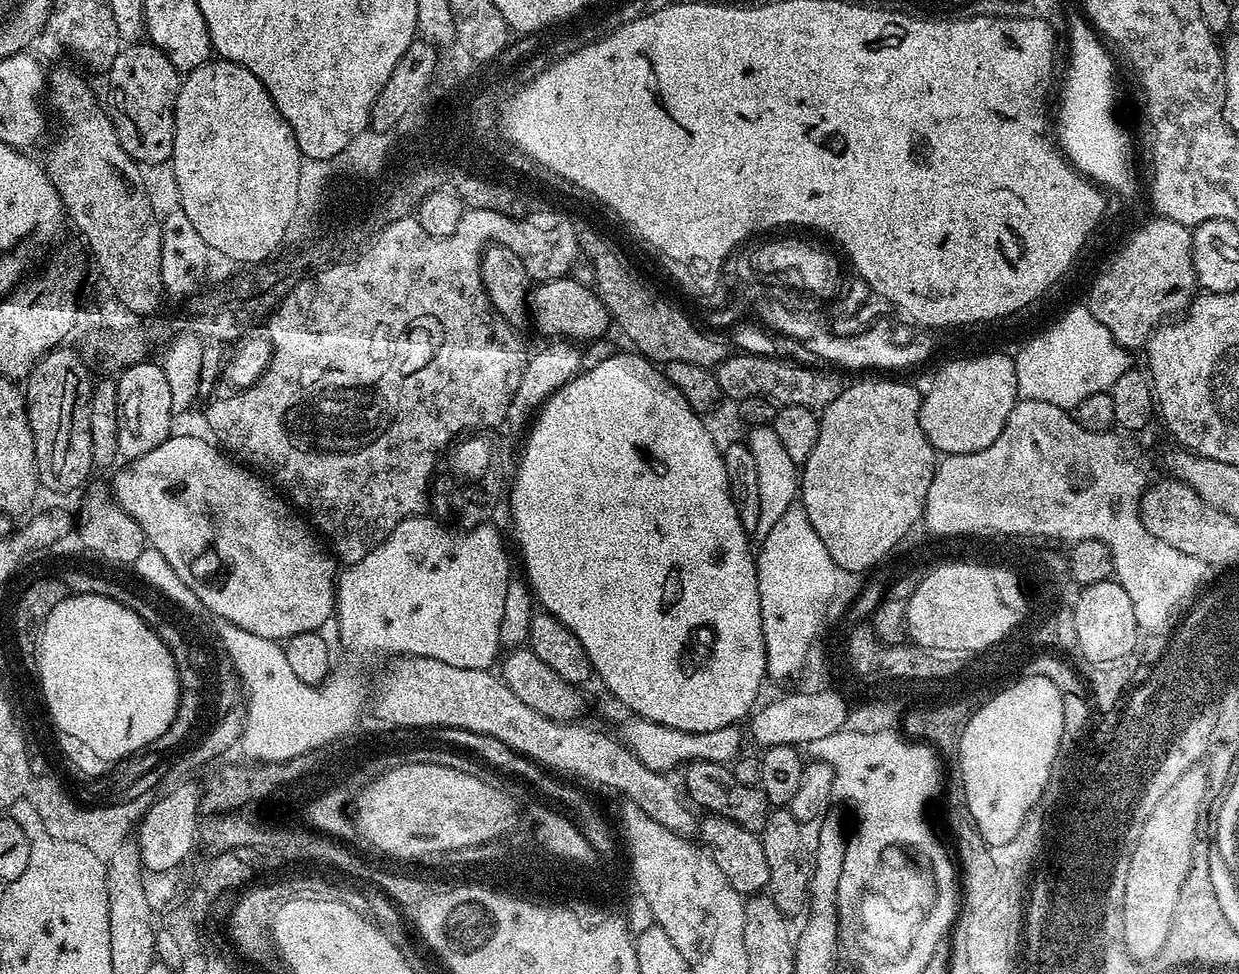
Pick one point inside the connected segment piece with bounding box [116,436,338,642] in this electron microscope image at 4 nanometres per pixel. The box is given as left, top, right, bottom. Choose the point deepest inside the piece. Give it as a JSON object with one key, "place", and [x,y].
{"place":[251,556]}

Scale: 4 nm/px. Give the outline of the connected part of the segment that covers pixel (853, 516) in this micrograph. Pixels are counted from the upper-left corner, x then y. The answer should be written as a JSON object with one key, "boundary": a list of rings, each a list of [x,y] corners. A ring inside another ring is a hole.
{"boundary":[[[864,380],[861,384],[849,383],[834,402],[830,402],[828,408],[823,409],[820,416],[820,433],[818,442],[814,446],[814,454],[802,465],[802,471],[798,476],[798,500],[806,510],[806,518],[810,518],[810,526],[822,538],[822,546],[825,552],[830,554],[832,562],[846,570],[860,571],[867,573],[868,568],[878,565],[884,559],[884,552],[891,545],[894,534],[899,534],[902,526],[910,523],[910,518],[916,516],[919,500],[926,500],[930,490],[930,482],[936,473],[938,453],[926,438],[926,434],[920,425],[920,402],[922,399],[921,389],[916,389],[912,384],[903,384],[900,380]]]}

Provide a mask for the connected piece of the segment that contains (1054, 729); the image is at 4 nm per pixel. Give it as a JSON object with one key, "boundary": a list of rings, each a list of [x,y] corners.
{"boundary":[[[1028,674],[1012,692],[1004,692],[1000,700],[992,700],[964,732],[964,755],[958,759],[958,775],[964,783],[964,793],[976,829],[994,846],[1010,842],[1029,819],[1028,811],[1035,806],[1038,798],[1046,790],[1052,767],[1065,743],[1062,738],[1062,702],[1064,692],[1048,674]]]}

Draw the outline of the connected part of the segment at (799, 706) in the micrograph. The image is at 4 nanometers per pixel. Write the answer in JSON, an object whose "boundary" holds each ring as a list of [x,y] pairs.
{"boundary":[[[811,691],[792,692],[789,696],[780,696],[777,700],[770,701],[769,704],[761,703],[750,716],[750,721],[752,720],[751,743],[753,740],[754,743],[760,744],[761,749],[772,748],[775,744],[811,746],[818,738],[826,738],[826,734],[841,731],[847,725],[844,723],[850,720],[843,691]]]}

